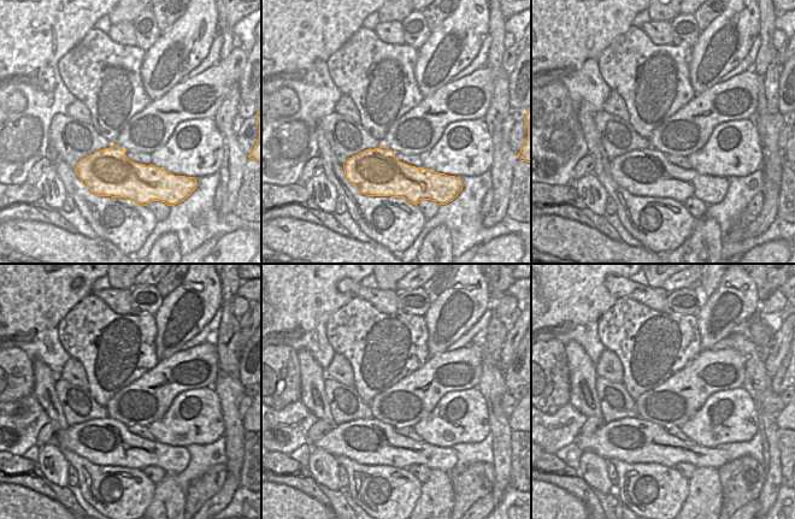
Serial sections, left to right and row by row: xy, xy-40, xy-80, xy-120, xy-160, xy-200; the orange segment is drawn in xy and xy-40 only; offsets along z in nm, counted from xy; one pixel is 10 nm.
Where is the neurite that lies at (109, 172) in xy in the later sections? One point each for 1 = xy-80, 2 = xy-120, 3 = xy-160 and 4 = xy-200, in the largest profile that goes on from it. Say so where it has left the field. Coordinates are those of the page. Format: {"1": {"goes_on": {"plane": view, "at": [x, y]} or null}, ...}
{"1": {"goes_on": {"plane": "xy-80", "at": [643, 172]}}, "2": {"goes_on": {"plane": "xy-120", "at": [105, 442]}}, "3": {"goes_on": {"plane": "xy-160", "at": [371, 442]}}, "4": {"goes_on": {"plane": "xy-200", "at": [632, 440]}}}

